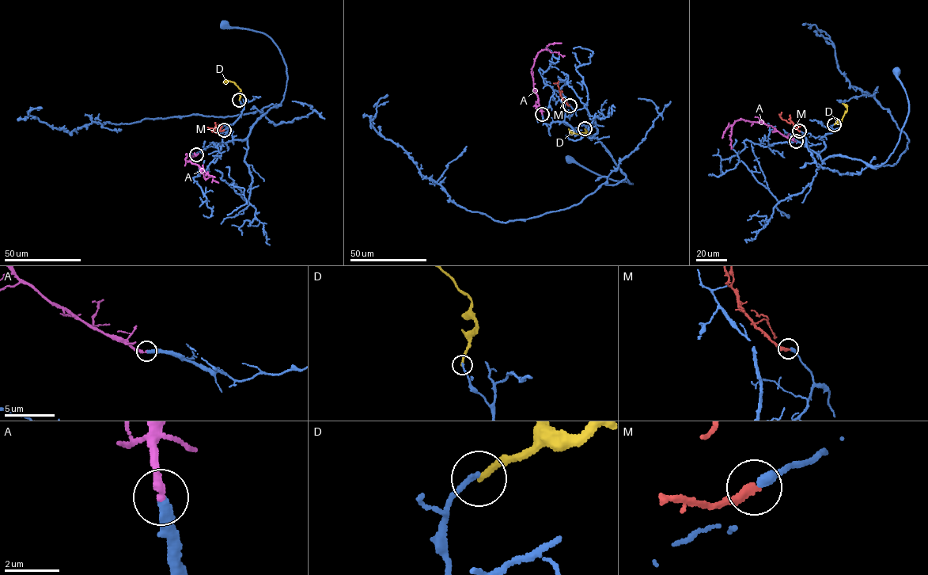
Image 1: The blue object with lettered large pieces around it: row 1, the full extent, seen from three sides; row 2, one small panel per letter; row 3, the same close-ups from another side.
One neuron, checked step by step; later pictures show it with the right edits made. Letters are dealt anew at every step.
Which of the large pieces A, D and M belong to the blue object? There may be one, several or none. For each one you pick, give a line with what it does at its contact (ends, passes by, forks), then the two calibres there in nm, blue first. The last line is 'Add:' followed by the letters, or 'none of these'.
A: it ends; calibres 360 and 280 nm
M: it ends; calibres 320 and 340 nm
Add: A, M

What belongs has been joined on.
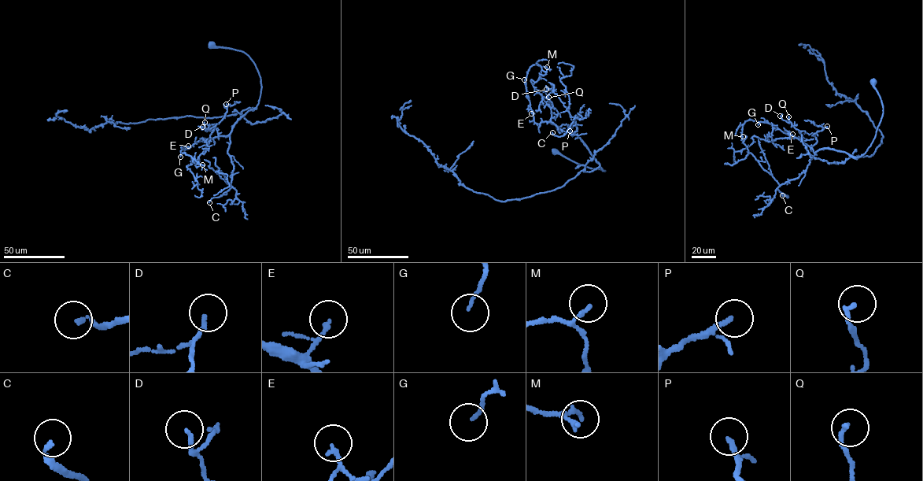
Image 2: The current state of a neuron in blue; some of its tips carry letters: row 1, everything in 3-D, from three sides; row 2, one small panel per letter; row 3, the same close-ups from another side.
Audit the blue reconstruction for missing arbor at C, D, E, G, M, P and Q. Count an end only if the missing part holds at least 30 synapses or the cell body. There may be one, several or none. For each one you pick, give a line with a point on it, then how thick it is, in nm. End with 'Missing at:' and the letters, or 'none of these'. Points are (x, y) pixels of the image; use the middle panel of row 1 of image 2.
C: Place: (552, 132). Thickness 140 nm
P: Place: (570, 131). Thickness 120 nm
Missing at: C, P

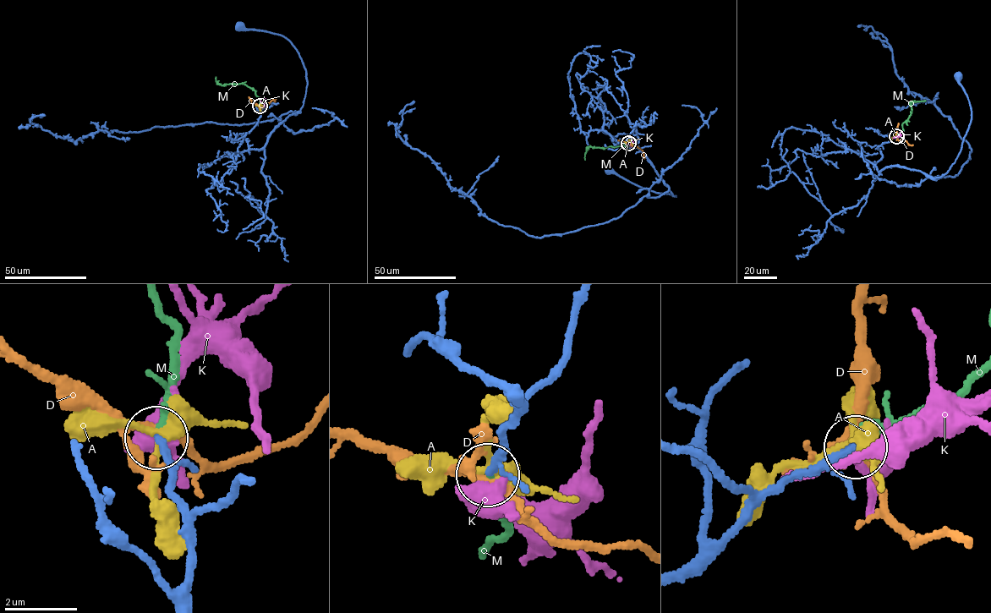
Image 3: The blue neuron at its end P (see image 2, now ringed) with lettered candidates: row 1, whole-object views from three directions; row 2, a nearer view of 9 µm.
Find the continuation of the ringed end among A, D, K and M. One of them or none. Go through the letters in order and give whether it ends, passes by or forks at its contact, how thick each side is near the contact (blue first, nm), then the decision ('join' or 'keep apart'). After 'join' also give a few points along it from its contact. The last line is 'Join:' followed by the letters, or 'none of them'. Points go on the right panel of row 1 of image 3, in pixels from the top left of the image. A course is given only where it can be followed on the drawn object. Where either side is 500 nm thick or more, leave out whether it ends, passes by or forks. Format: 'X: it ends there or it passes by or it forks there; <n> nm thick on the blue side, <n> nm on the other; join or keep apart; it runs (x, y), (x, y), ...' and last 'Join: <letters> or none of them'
A: it forks there; 170 nm thick on the blue side, 240 nm on the other; keep apart
D: it forks there; 120 nm thick on the blue side, 170 nm on the other; keep apart
K: 130 nm thick on the blue side, 500 nm on the other; keep apart
M: it ends there; 140 nm thick on the blue side, 200 nm on the other; join; it runs (896, 136), (903, 131), (902, 123), (911, 114), (910, 103), (925, 101)
Join: M

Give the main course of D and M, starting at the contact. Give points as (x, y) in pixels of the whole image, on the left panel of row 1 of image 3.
D: (260, 106), (265, 106), (276, 99)
M: (260, 106), (255, 92), (245, 84), (220, 84), (216, 77)

